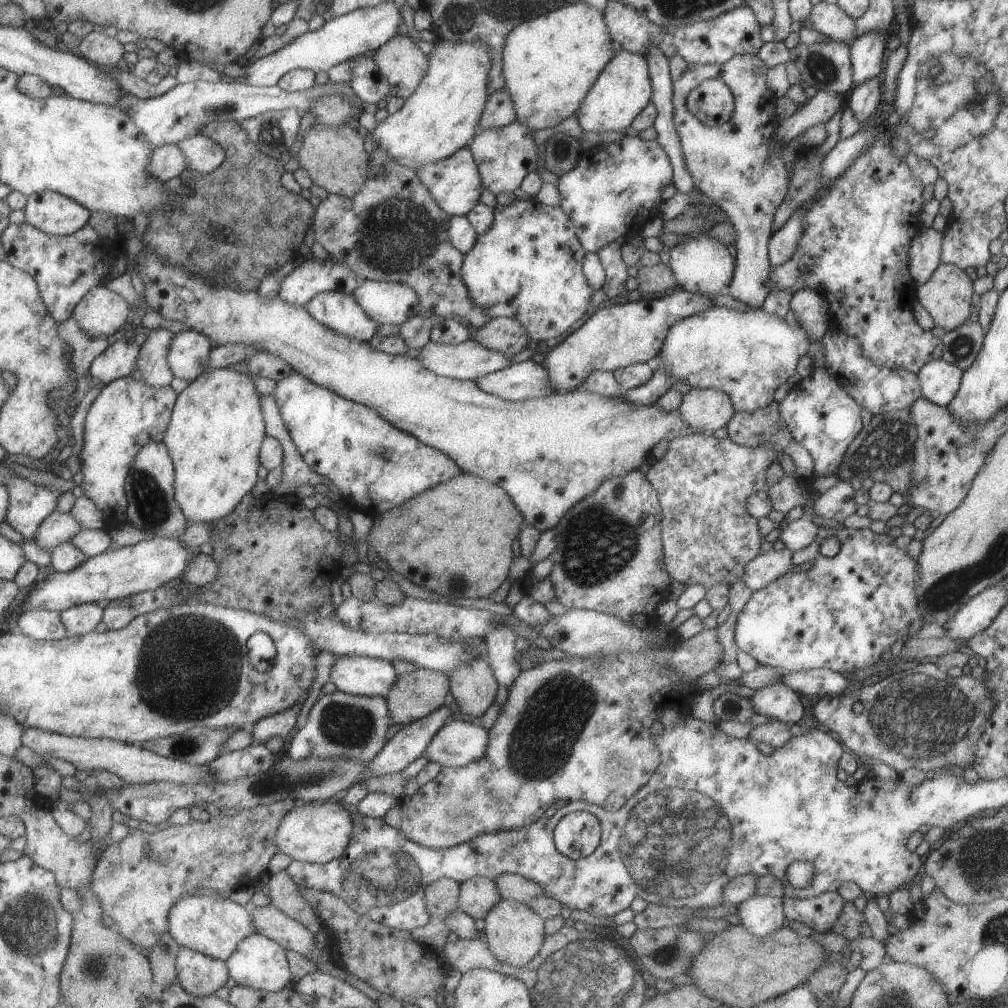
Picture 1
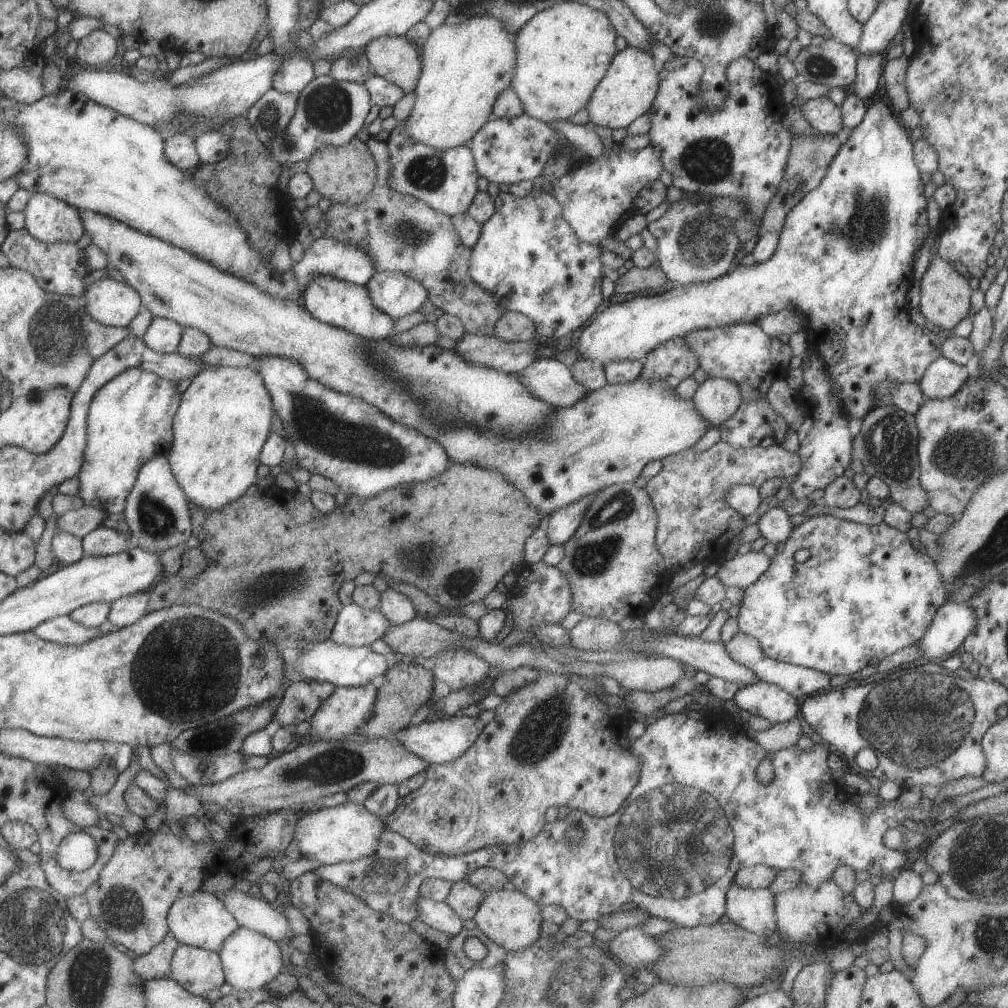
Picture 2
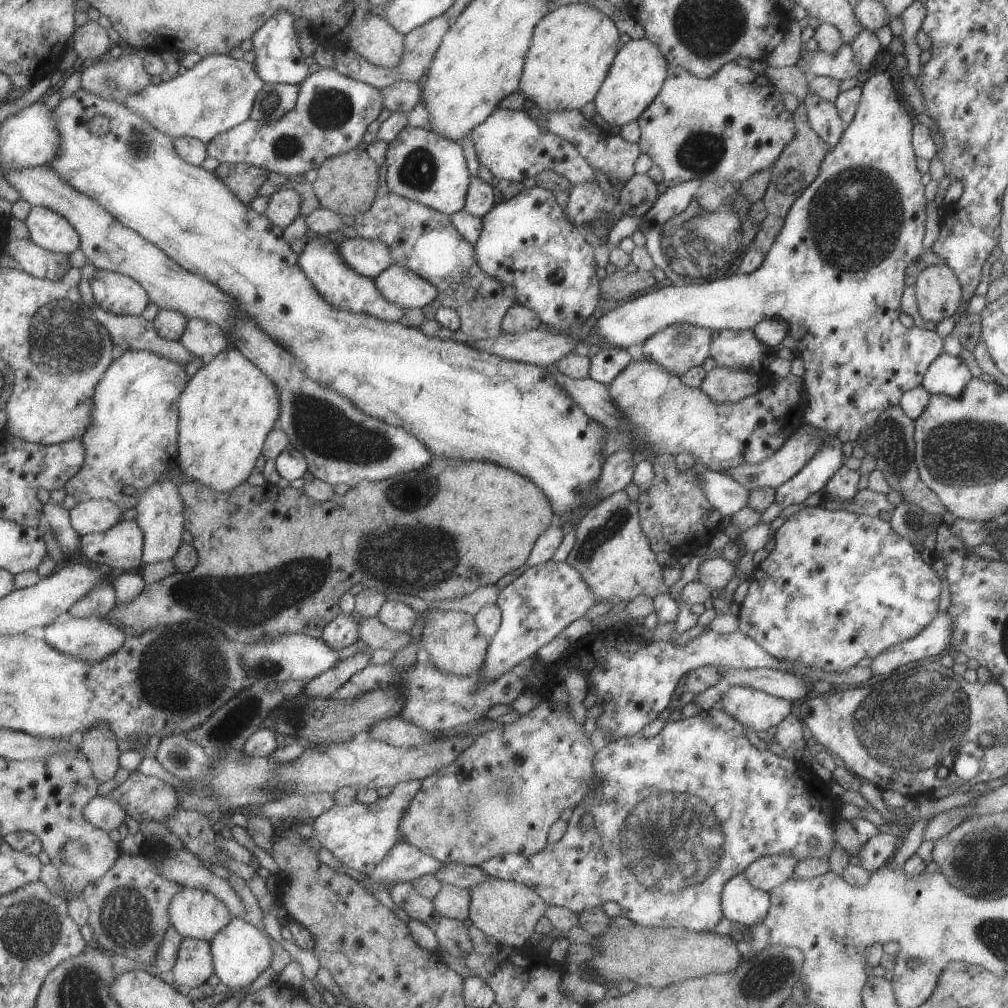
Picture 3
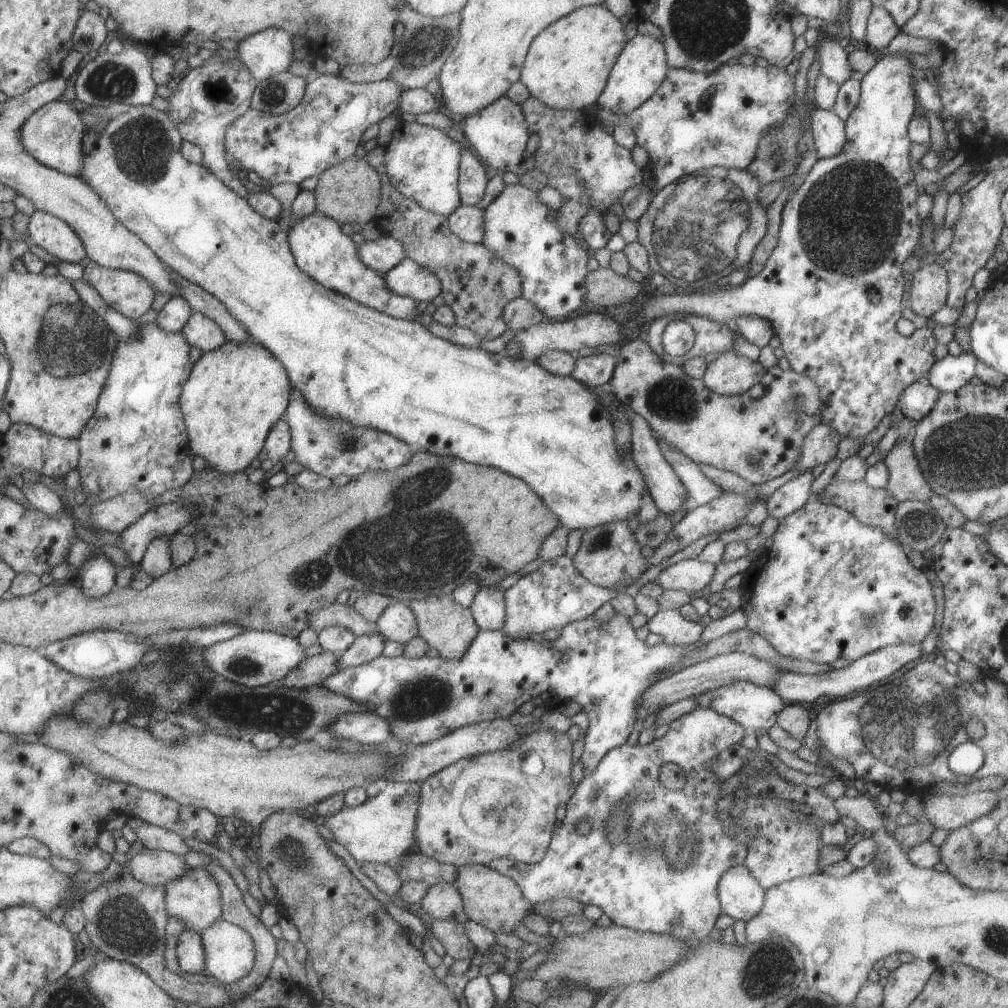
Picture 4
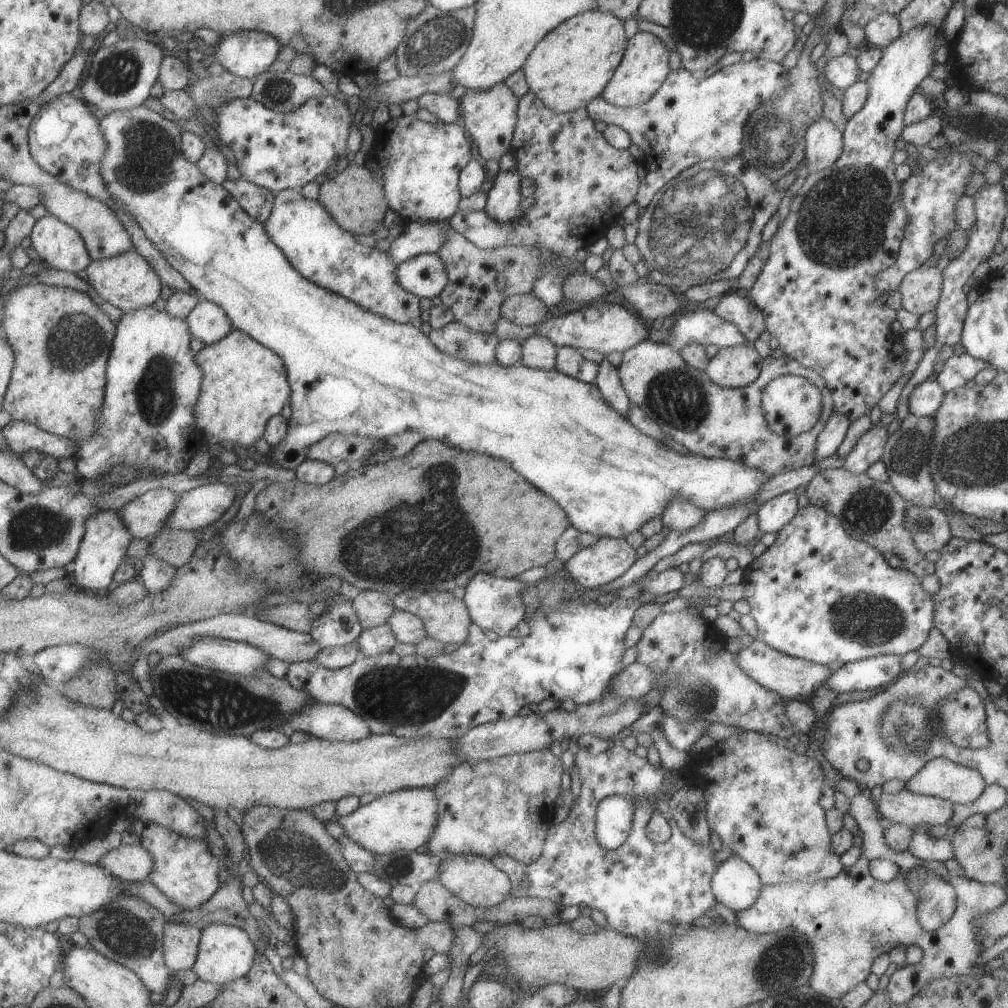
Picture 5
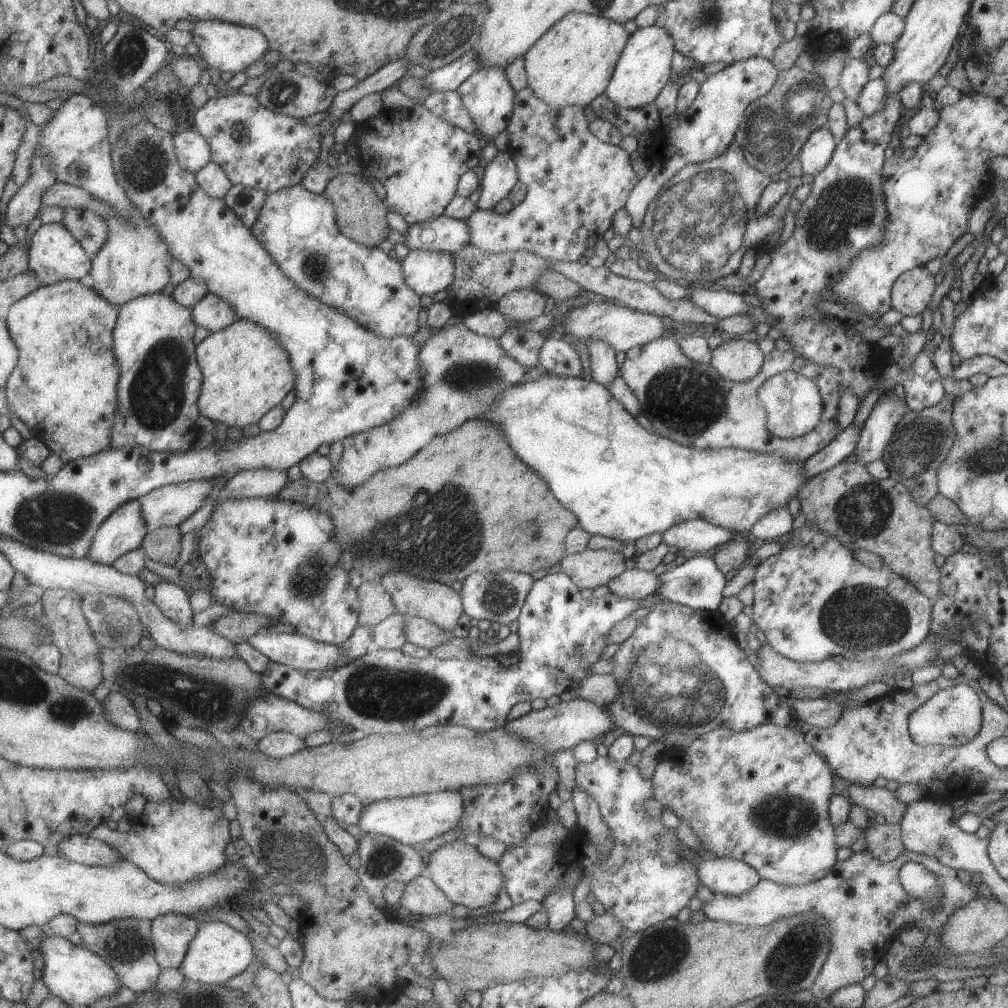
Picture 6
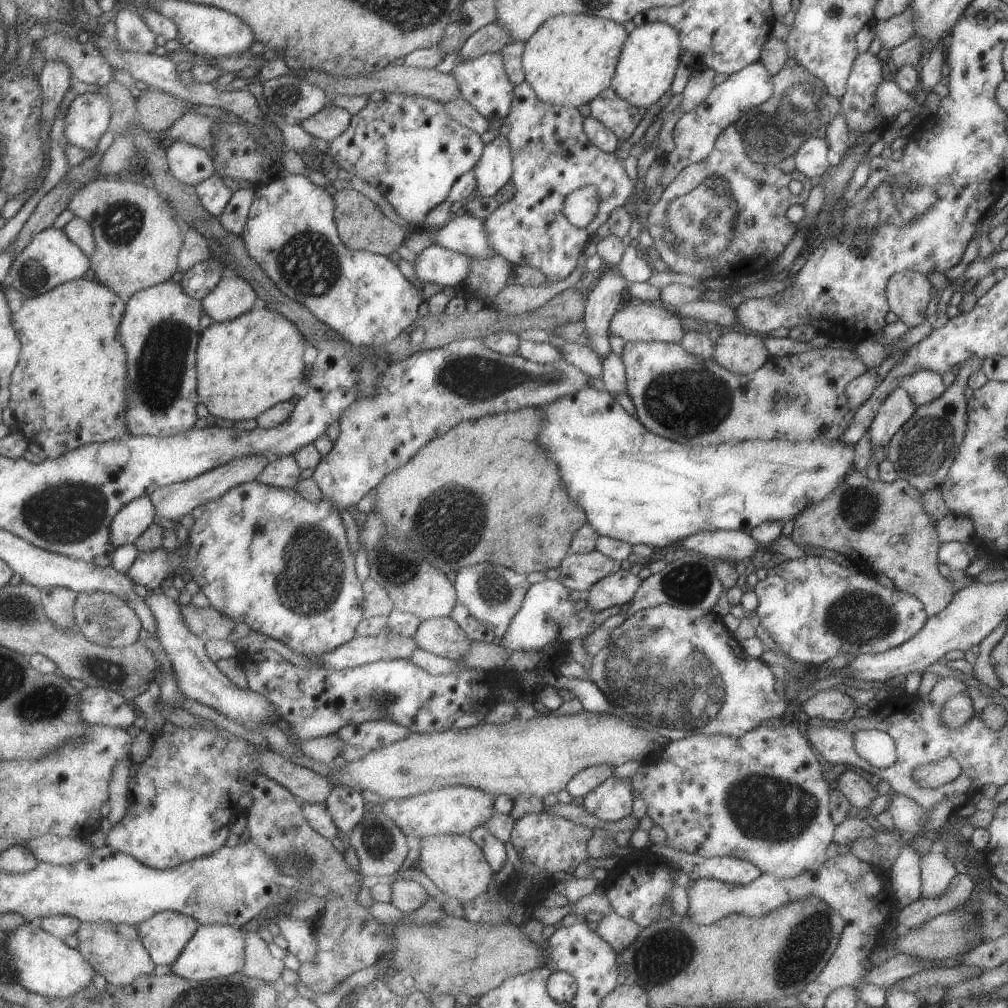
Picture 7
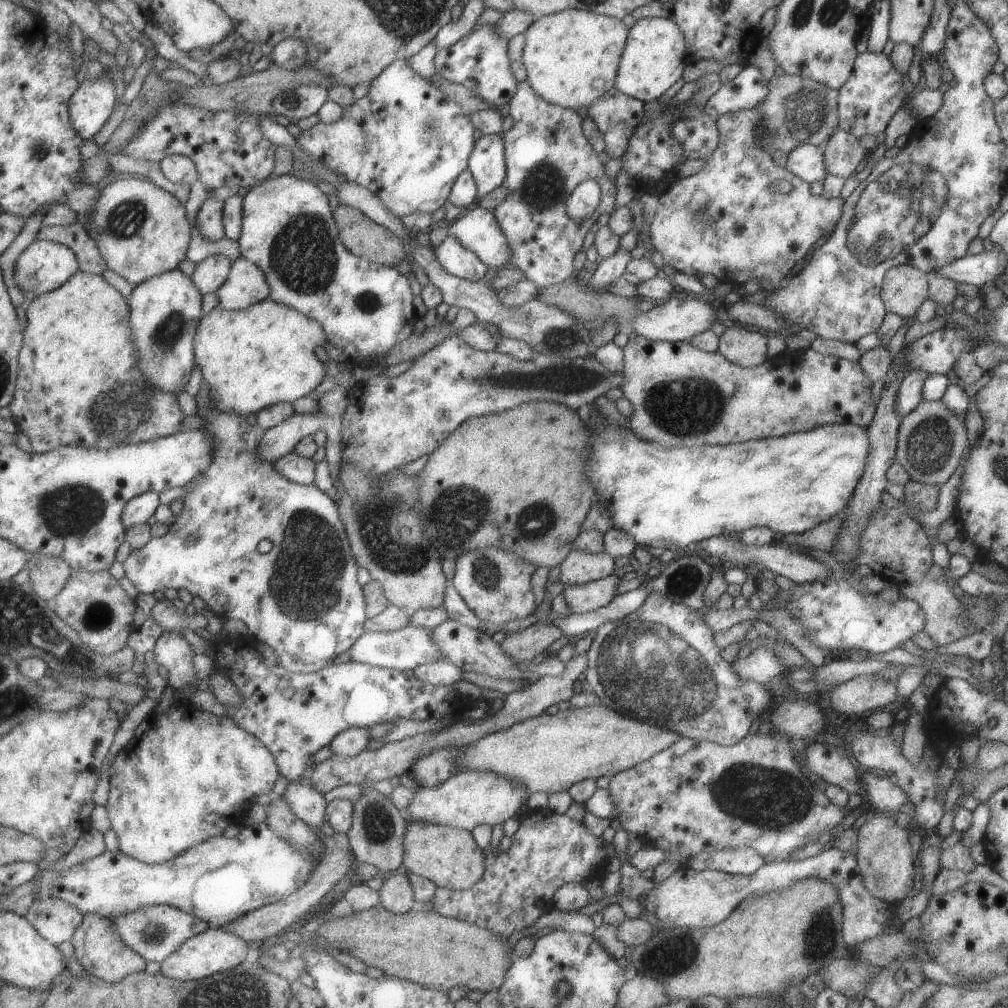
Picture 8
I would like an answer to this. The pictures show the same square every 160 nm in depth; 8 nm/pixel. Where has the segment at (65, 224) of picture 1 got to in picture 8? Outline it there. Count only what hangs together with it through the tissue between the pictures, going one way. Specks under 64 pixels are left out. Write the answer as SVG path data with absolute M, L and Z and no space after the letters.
M38 238L21 254L21 258L17 262L17 270L15 270L15 280L17 280L17 286L21 288L26 301L30 303L44 293L61 288L79 271L81 271L81 262L69 246Z

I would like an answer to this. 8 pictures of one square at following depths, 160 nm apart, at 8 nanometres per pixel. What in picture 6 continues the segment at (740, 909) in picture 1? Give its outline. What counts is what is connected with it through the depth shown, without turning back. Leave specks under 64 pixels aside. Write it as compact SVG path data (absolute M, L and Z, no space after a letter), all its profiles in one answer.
M715 857L712 860L702 860L693 864L699 877L700 884L707 886L711 893L719 893L729 896L739 896L746 893L756 882L759 875L748 864L739 859Z

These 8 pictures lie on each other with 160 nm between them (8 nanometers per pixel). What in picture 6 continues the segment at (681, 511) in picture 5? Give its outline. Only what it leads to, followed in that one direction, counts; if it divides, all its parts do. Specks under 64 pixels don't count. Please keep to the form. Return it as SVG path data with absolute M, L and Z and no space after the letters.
M693 519L670 526L660 535L662 542L676 553L682 550L697 553L712 550L719 544L726 545L733 538L734 533L703 519Z

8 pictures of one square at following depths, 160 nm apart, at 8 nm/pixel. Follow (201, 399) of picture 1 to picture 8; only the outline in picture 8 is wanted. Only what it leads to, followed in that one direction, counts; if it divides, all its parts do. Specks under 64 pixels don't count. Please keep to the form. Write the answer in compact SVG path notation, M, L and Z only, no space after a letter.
M271 298L247 310L225 310L217 306L199 322L195 336L196 363L201 369L202 380L209 385L210 399L219 410L248 417L280 403L293 403L323 384L327 368L323 364L322 348L327 341L327 332L317 320Z

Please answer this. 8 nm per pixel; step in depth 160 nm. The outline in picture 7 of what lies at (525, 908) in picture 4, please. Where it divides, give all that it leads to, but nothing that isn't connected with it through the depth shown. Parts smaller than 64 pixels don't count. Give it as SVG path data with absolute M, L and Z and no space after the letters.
M450 834L431 835L417 840L415 844L419 850L415 867L421 870L447 899L451 897L458 902L468 901L493 885L492 868L486 861L483 851L469 837Z

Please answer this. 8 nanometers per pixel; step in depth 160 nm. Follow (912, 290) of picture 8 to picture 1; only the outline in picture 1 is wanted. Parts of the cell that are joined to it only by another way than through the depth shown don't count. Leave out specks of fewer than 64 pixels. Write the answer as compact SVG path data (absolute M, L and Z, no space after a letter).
M940 262L933 274L915 288L913 299L923 306L934 324L941 326L945 331L950 331L968 321L968 316L971 314L969 306L973 304L970 301L971 294L973 294L971 286L972 280L967 277L964 269Z

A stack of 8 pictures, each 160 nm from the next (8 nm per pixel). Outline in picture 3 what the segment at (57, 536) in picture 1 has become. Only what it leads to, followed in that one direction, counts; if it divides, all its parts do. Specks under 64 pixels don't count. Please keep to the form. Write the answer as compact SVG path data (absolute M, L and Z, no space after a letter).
M109 499L80 502L70 510L72 525L82 536L104 533L123 521L125 509Z

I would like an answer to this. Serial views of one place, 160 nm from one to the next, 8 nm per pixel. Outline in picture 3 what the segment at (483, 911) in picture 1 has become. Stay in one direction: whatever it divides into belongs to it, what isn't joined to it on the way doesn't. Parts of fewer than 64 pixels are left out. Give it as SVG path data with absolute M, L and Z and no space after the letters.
M443 885L429 901L441 917L463 921L468 917L469 890L453 885Z

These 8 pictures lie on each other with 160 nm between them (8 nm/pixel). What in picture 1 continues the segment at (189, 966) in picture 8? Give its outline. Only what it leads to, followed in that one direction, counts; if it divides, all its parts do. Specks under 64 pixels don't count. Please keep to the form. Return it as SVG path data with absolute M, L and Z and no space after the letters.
M257 932L239 943L238 949L226 960L230 976L236 984L275 992L293 985L293 972L287 960L287 949L268 936Z

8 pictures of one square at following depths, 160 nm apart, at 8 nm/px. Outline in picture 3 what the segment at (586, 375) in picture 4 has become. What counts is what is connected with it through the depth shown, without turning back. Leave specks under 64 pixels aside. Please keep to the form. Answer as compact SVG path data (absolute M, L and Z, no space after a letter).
M624 348L599 349L590 357L588 377L607 386L630 360L631 356Z

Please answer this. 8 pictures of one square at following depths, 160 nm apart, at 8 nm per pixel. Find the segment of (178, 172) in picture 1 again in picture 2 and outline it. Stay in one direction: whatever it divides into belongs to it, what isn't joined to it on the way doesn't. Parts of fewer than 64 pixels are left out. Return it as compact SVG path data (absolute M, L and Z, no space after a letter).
M177 132L166 138L166 155L170 162L183 170L203 165L196 147L196 138L187 132Z

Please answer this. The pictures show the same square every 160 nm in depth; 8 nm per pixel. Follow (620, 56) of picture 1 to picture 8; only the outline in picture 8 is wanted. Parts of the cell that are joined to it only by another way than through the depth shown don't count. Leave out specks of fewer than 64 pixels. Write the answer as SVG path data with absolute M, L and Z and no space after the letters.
M661 17L641 18L628 30L614 88L642 103L653 102L682 77L688 61L684 36L675 22Z

